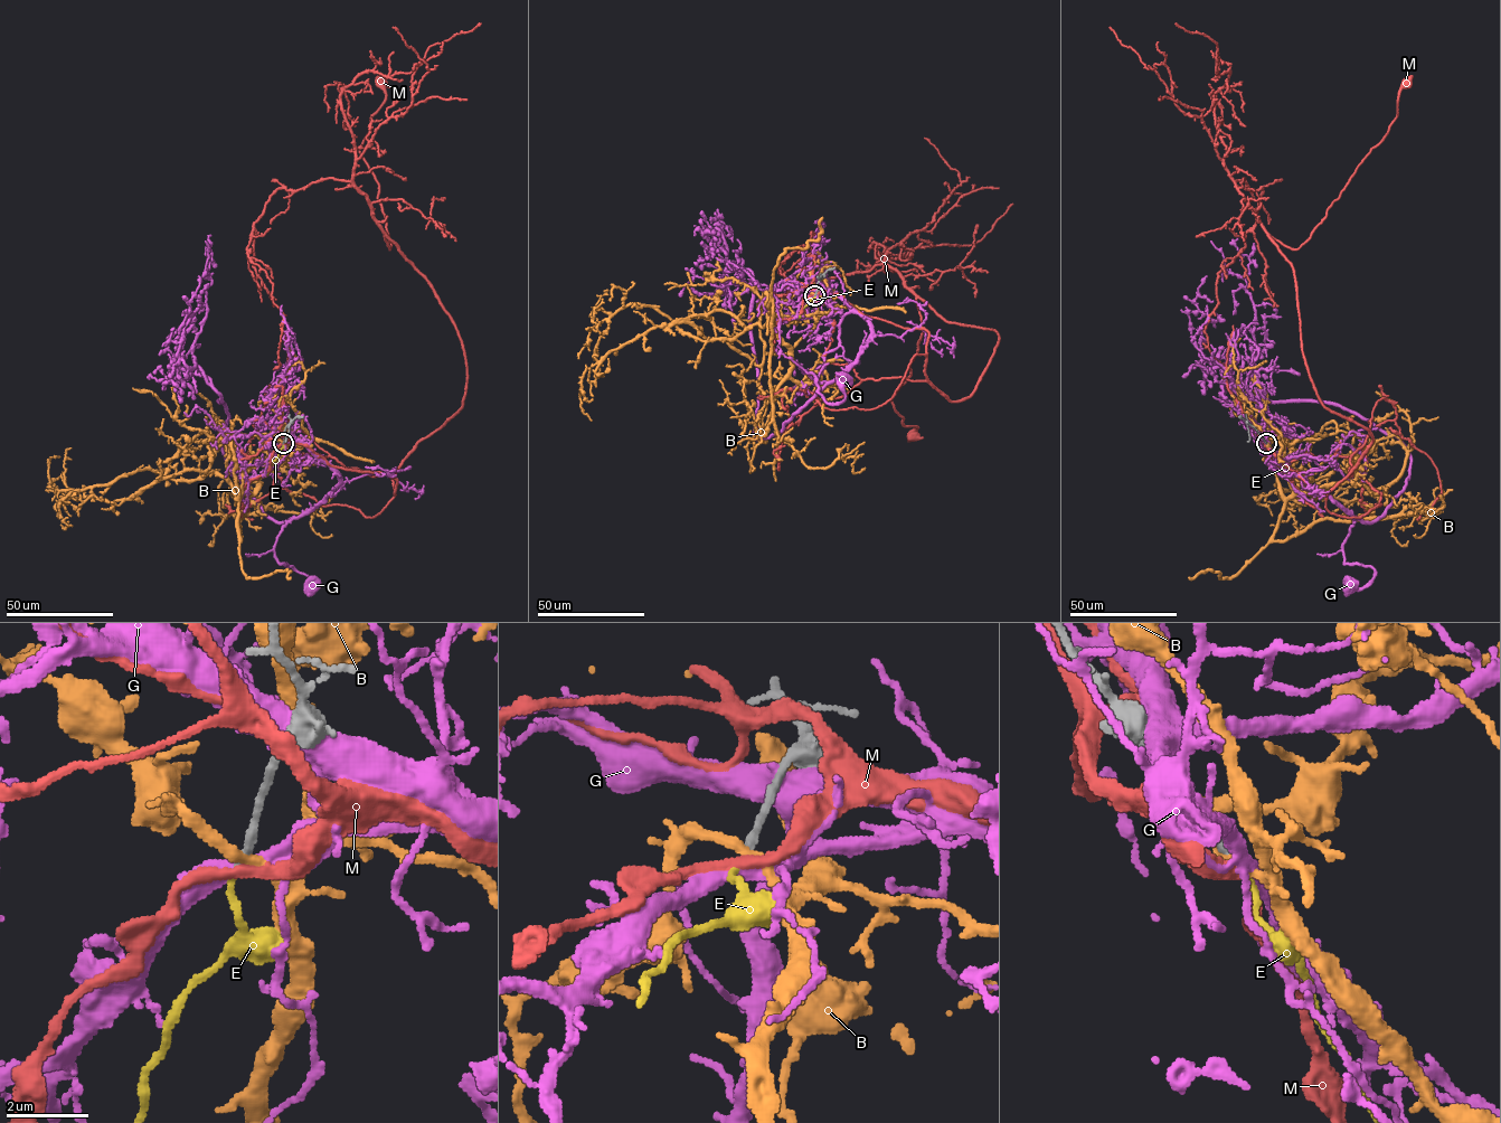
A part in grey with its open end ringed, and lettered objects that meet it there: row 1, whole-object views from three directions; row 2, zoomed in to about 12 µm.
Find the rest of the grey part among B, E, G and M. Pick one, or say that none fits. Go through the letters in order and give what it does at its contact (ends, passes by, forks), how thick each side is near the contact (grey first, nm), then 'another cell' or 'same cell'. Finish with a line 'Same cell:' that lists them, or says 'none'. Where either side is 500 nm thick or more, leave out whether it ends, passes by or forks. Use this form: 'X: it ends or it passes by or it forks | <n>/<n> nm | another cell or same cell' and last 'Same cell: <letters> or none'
B: it passes by | 200/240 nm | another cell
E: it ends | 160/140 nm | same cell
G: it forks | 190/320 nm | another cell
M: it passes by | 190/260 nm | another cell
Same cell: E

